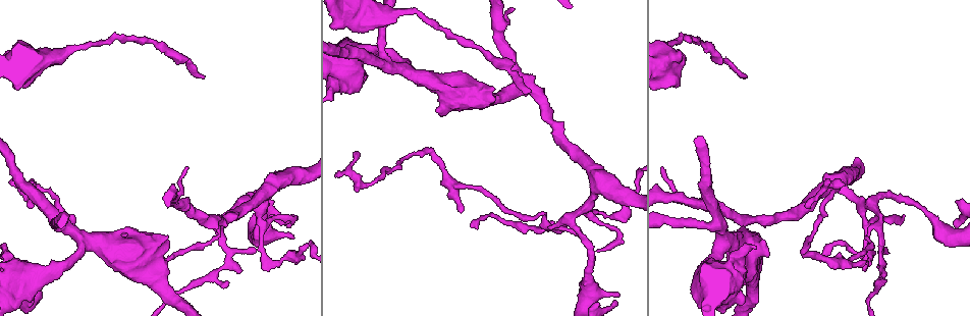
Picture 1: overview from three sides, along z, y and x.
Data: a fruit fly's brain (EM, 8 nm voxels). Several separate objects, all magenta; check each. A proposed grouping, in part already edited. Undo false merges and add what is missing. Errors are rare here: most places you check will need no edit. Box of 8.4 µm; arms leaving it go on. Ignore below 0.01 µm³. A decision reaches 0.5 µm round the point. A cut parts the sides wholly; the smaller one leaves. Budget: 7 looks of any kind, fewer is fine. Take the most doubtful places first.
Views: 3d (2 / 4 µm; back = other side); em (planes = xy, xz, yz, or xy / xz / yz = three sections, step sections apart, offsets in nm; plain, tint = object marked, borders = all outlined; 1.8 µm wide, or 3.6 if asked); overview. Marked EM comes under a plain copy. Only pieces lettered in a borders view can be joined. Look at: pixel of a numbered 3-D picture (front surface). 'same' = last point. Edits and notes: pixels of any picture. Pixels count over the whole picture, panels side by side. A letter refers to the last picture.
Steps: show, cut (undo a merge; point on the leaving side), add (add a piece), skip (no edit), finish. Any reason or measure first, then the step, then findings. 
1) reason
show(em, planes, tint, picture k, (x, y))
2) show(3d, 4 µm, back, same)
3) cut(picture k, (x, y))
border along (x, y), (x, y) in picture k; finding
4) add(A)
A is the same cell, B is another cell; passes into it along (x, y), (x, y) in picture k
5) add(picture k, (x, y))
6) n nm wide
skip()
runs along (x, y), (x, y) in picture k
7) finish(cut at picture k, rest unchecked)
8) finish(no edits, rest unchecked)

abrupt turn
show(em, planes, borders, picture 1, (569, 220))

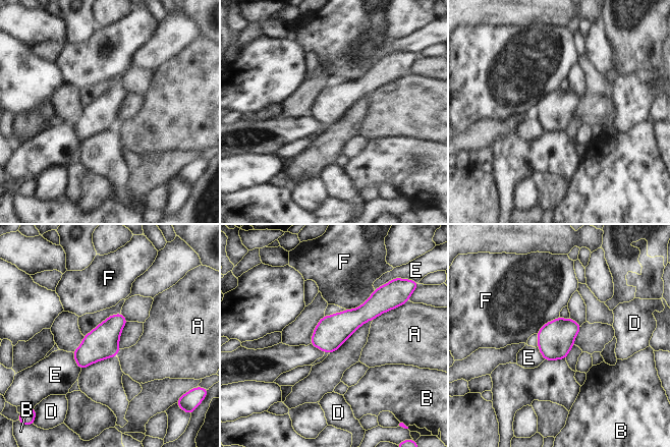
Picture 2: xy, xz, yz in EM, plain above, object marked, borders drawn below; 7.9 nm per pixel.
F touches over 280 nm
skip()
A, B, D, E and F are other cells; continuous, no second neuron

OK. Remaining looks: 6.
show(em, planes, borders, picture 1, (530, 89))

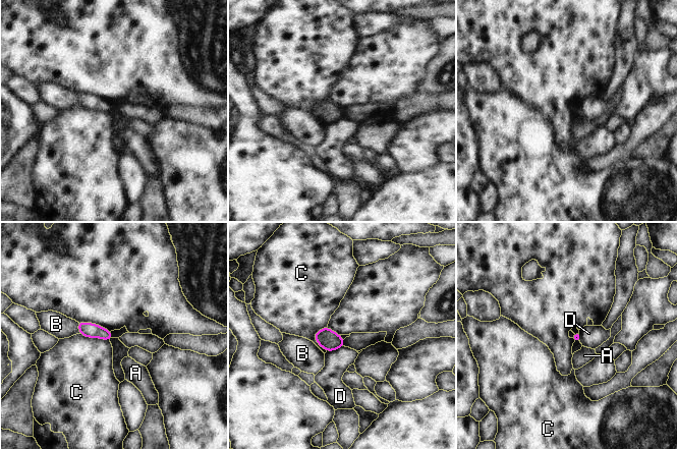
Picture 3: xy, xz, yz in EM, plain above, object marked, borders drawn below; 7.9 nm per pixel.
C touches over 200 nm
skip()
A, B, C and D are other cells; no lettered piece goes on from it

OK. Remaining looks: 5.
branch stops here
show(3d, 4 µm, picture 1, (620, 294))

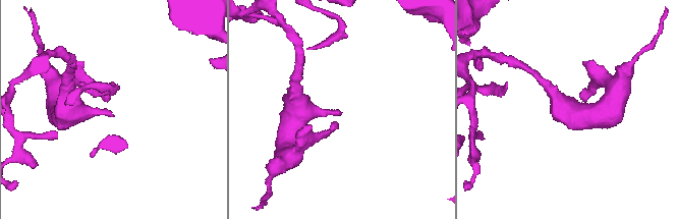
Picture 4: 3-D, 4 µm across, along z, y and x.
shape alone is not enough
show(em, xz, step 4, tint, picture 4, (341, 113))

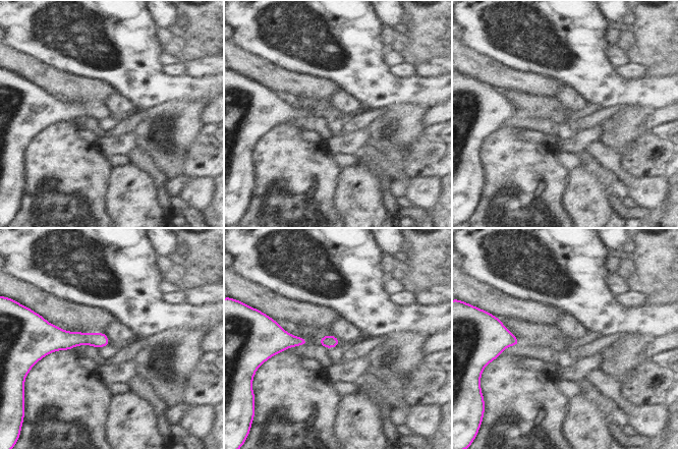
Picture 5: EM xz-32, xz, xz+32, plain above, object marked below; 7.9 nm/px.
show(em, planes, borders, same)

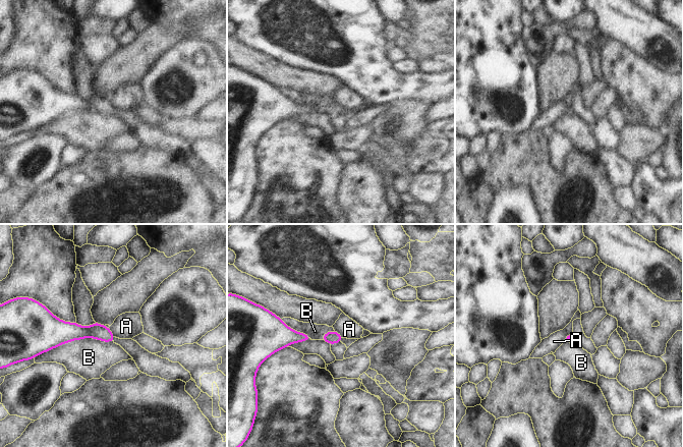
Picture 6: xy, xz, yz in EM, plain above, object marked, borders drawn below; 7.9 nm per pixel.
skip()
A and B are other cells; runs along (52, 333), (101, 332), (111, 339) in picture 6; no lettered piece goes on from it

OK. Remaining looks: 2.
finish(no edits, rest unchecked)

